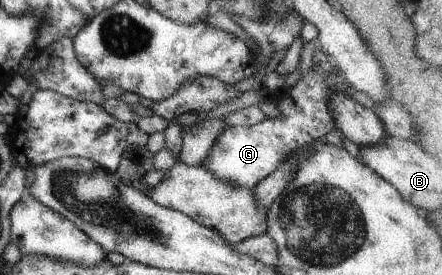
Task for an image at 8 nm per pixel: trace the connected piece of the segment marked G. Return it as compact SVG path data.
M317 49L307 75L301 77L286 91L276 90L277 97L281 93L281 101L275 102L279 105L280 116L273 119L266 118L253 125L225 126L200 165L221 180L237 183L239 187L254 189L263 179L275 172L279 163L288 159L289 153L303 150L305 146L323 140L327 133L336 130L335 119L331 117L329 111L329 99L335 93L349 93L350 89L350 84L343 78L333 57Z

